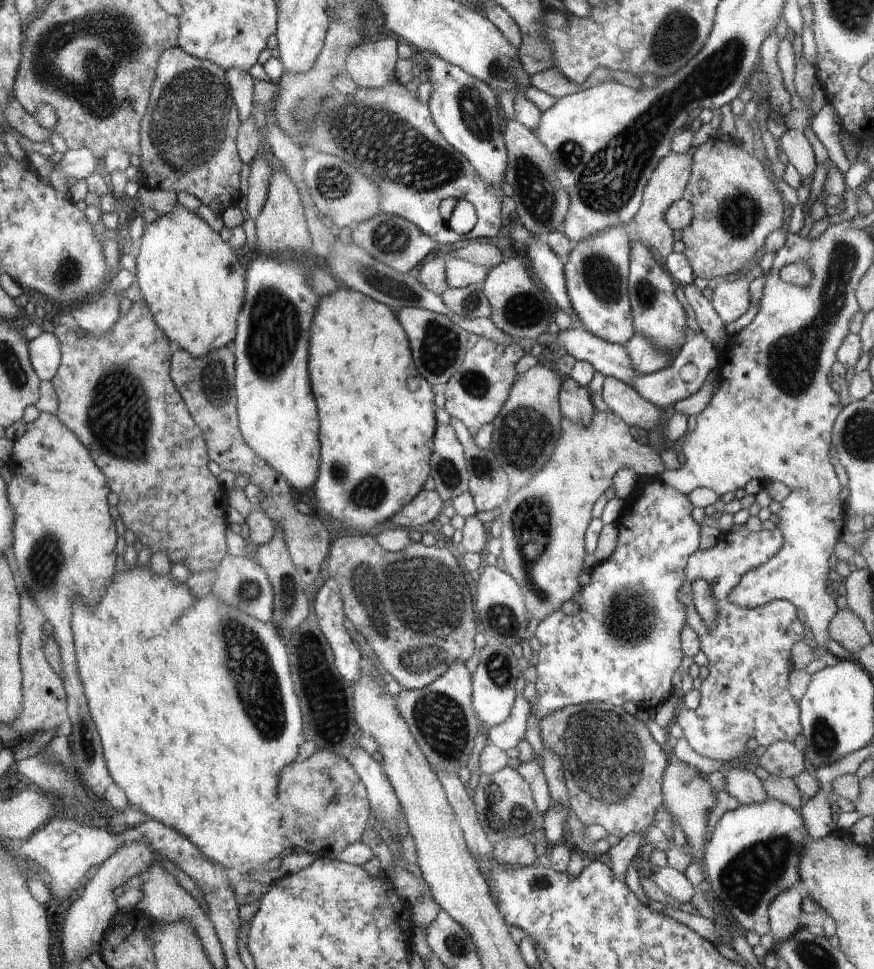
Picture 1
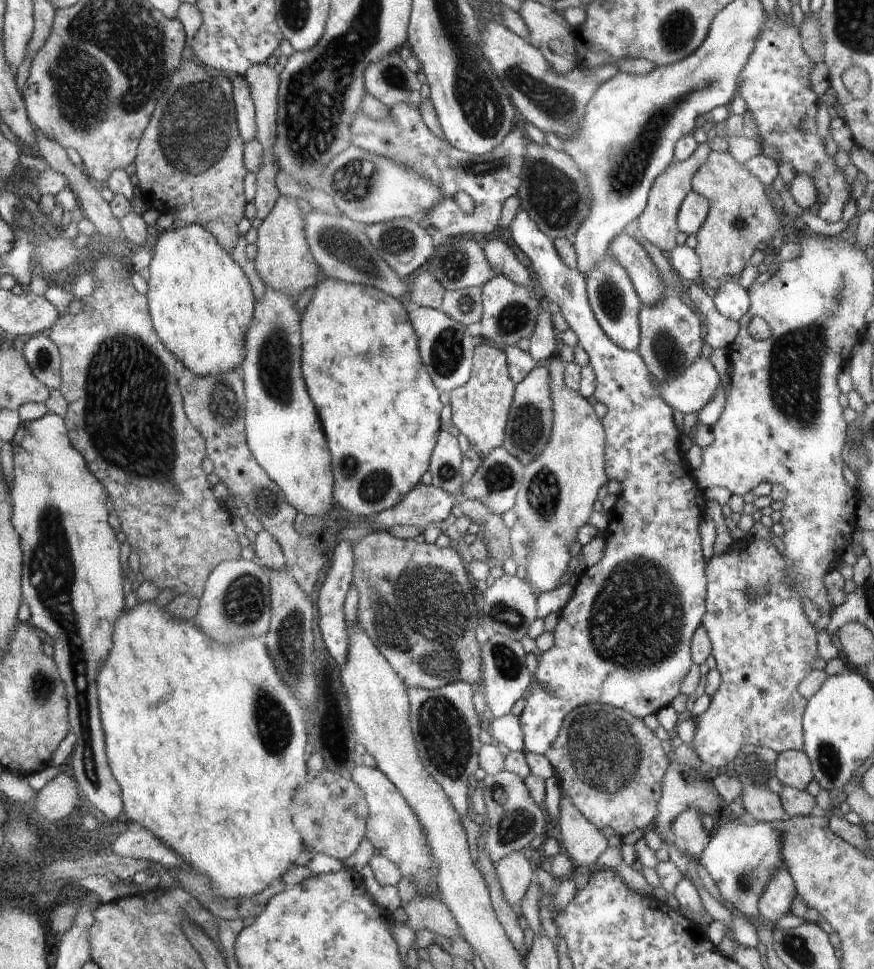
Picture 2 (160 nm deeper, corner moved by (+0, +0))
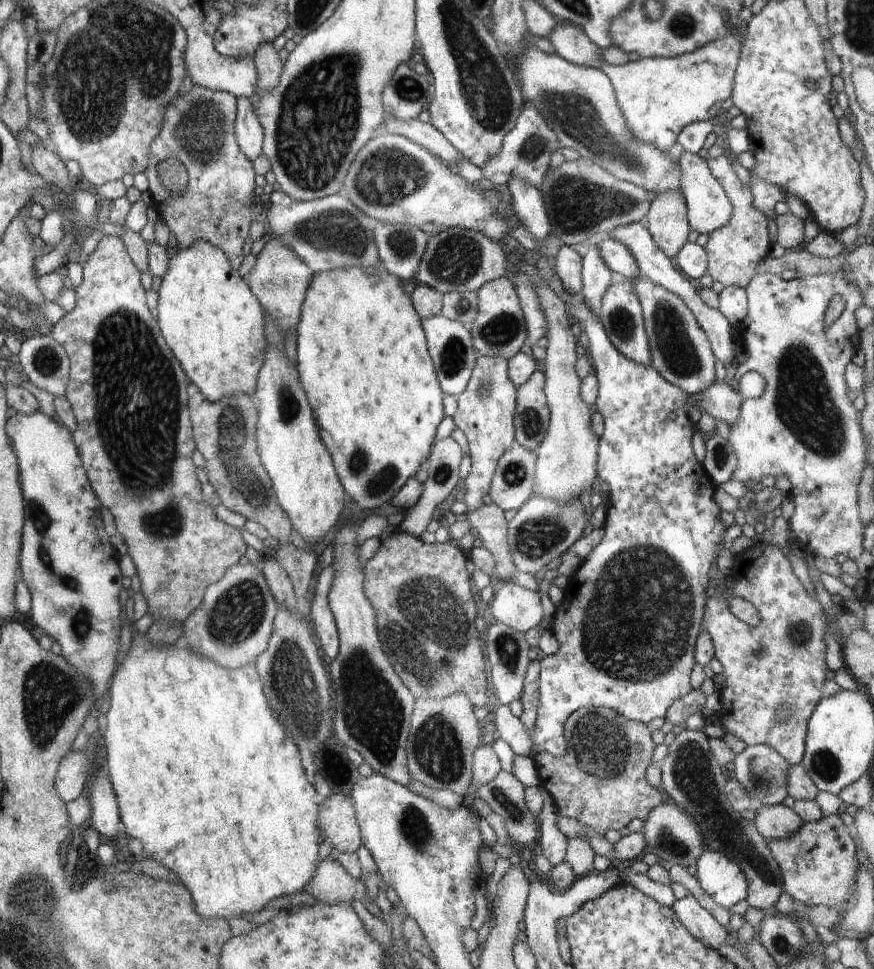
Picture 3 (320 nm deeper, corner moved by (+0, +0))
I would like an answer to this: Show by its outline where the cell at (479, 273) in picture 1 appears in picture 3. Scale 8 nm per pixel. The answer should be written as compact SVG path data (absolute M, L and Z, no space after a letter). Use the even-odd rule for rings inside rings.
M462 227L444 228L428 239L415 278L420 285L435 288L442 294L477 291L483 284L509 275L510 270L506 270L508 256L498 244L506 250L502 243L489 239L482 232Z

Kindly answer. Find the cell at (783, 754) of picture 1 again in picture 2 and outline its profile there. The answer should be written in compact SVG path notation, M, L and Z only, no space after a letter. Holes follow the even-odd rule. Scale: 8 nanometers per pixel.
M788 751L778 755L774 766L774 774L782 786L806 791L806 787L815 780L808 756L804 751Z

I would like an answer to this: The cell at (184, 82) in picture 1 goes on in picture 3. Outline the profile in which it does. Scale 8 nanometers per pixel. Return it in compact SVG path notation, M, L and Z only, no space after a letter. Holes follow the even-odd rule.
M194 85L190 93L179 99L174 98L167 106L159 137L154 139L149 148L149 166L144 172L149 180L148 191L152 204L156 207L159 218L166 222L169 230L176 236L178 249L187 249L196 241L208 241L228 255L234 270L238 270L242 264L242 246L248 238L249 226L252 223L250 212L259 202L254 195L256 174L253 163L242 154L235 137L236 117L237 98L233 94ZM169 158L180 160L189 176L187 189L181 197L173 197L157 176L157 164Z

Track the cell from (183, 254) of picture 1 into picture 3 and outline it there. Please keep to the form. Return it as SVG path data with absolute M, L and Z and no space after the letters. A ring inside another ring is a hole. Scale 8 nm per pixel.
M196 241L187 249L172 250L168 272L162 279L158 296L154 314L162 336L188 380L198 387L204 398L217 403L220 398L235 397L236 394L253 396L267 349L265 312L247 280L231 267L228 255L208 241Z

